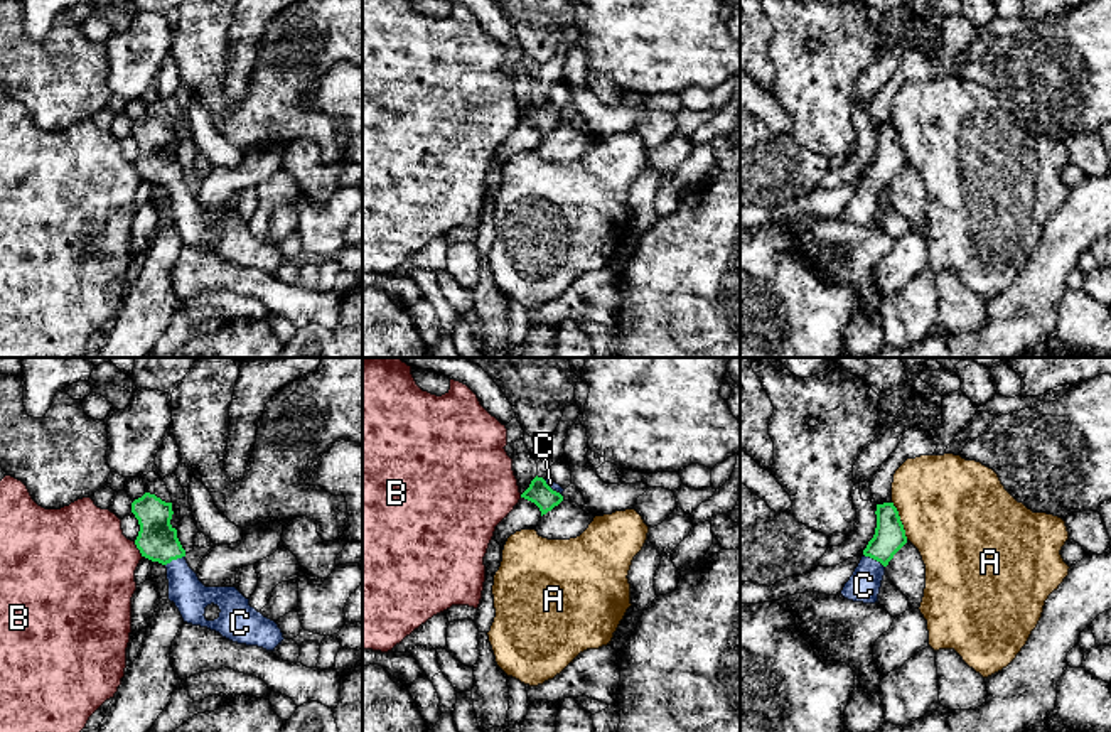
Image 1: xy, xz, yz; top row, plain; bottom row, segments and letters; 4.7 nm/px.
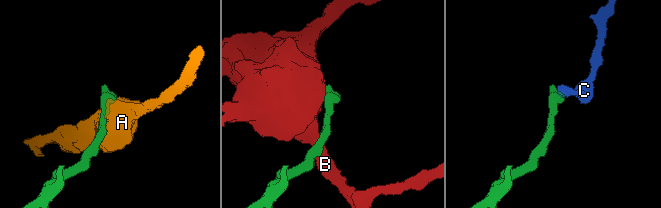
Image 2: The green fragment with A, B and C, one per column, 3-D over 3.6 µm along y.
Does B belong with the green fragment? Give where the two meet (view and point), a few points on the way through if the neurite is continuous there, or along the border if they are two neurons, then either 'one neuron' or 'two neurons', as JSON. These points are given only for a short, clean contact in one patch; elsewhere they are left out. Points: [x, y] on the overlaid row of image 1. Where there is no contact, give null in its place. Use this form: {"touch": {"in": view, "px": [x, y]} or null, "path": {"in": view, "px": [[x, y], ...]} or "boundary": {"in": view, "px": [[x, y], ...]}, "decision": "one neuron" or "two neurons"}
{"touch": {"in": "xy", "px": [139, 548]}, "boundary": {"in": "xy", "px": [[134, 542], [142, 557]]}, "decision": "two neurons"}

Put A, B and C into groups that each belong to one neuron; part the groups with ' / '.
A / B / C

